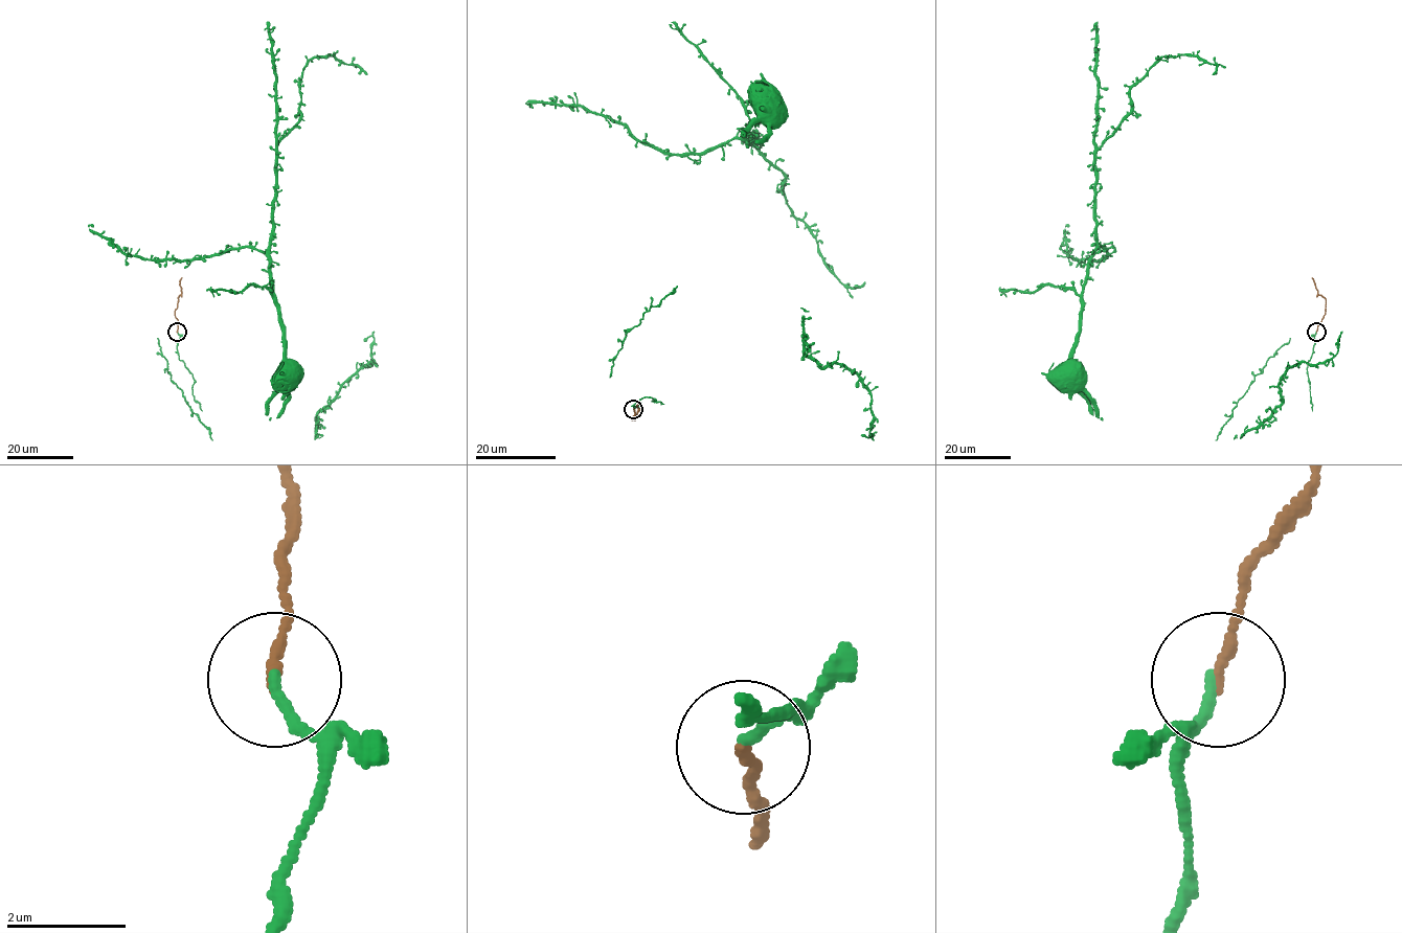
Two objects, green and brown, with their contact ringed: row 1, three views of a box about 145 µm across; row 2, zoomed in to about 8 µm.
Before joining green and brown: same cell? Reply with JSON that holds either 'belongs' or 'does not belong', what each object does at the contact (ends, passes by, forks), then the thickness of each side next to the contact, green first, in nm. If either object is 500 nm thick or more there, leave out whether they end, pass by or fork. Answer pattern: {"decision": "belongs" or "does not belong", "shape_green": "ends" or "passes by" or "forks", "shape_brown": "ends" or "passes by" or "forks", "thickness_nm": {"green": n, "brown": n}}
{"decision": "belongs", "shape_green": "ends", "shape_brown": "ends", "thickness_nm": {"green": 160, "brown": 170}}

